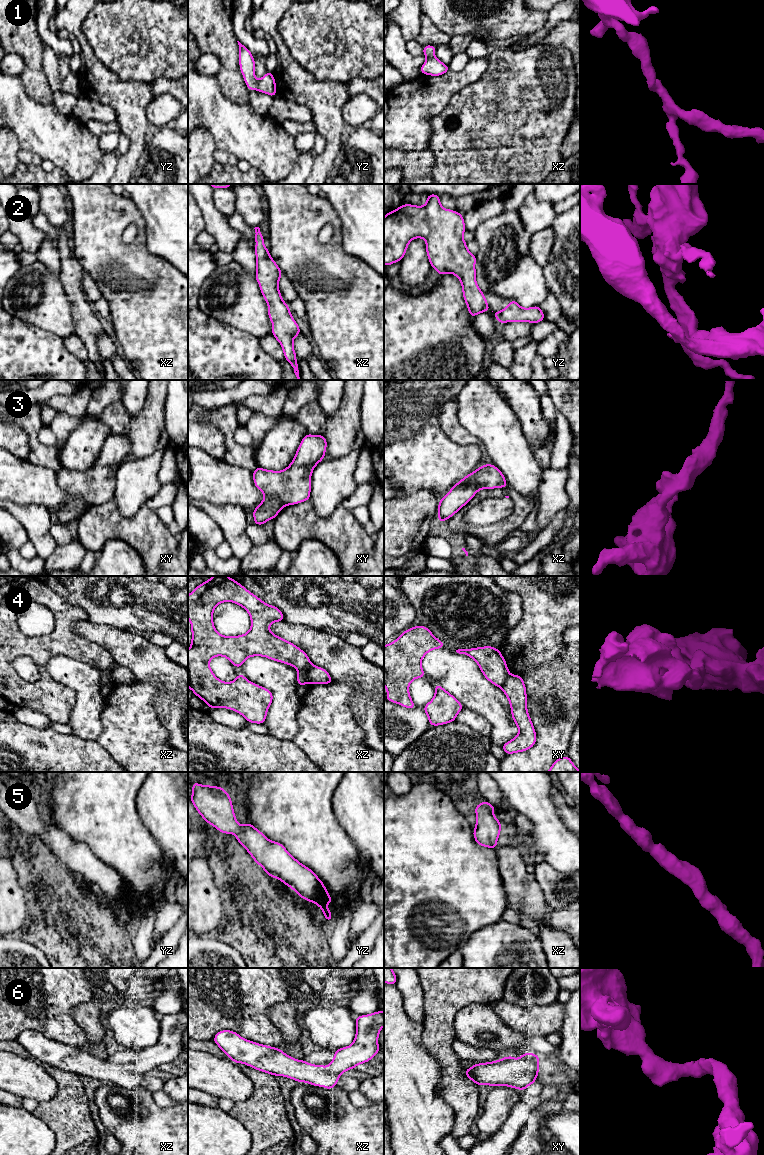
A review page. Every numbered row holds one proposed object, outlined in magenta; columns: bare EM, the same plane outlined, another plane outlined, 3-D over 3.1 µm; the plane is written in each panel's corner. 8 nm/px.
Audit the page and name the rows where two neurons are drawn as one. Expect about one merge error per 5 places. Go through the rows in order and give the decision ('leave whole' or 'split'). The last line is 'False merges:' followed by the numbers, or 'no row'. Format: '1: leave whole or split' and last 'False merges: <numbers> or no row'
1: leave whole
2: leave whole
3: leave whole
4: split
5: leave whole
6: leave whole
False merges: 4

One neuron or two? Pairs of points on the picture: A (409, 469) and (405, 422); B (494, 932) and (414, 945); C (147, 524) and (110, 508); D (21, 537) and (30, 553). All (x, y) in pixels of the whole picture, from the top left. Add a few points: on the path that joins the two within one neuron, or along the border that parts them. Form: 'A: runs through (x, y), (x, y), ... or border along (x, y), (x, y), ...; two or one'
A: runs through (409, 457), (409, 440), (405, 434); one
B: border along (490, 924), (477, 929), (459, 949); two
C: runs through (137, 524), (124, 524), (118, 518); one
D: border along (30, 540), (18, 550); two

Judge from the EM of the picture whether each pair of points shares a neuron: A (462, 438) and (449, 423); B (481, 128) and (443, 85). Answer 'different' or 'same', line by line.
A: same
B: different

